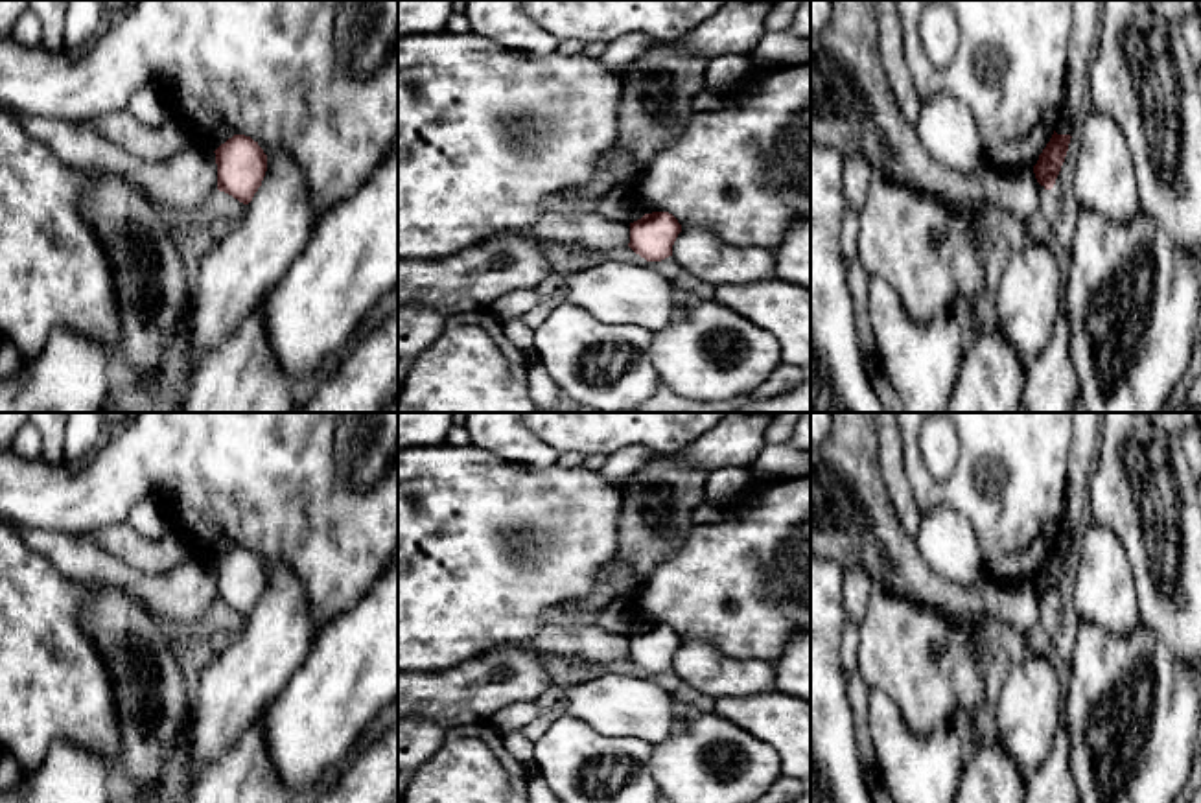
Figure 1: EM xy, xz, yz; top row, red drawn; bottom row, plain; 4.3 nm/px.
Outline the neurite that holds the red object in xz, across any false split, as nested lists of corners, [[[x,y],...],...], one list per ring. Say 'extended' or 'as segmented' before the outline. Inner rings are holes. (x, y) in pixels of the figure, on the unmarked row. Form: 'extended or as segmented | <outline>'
as segmented | [[[669,624],[645,626],[630,635],[628,659],[647,674],[661,674],[672,669],[672,658],[682,645],[682,637]]]

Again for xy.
as segmented | [[[234,547],[216,564],[217,602],[249,617],[267,584],[267,567],[251,549]]]

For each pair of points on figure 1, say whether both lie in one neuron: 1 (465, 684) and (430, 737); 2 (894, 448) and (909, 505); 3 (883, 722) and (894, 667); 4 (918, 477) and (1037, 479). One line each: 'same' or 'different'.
1: different
2: same
3: different
4: same

